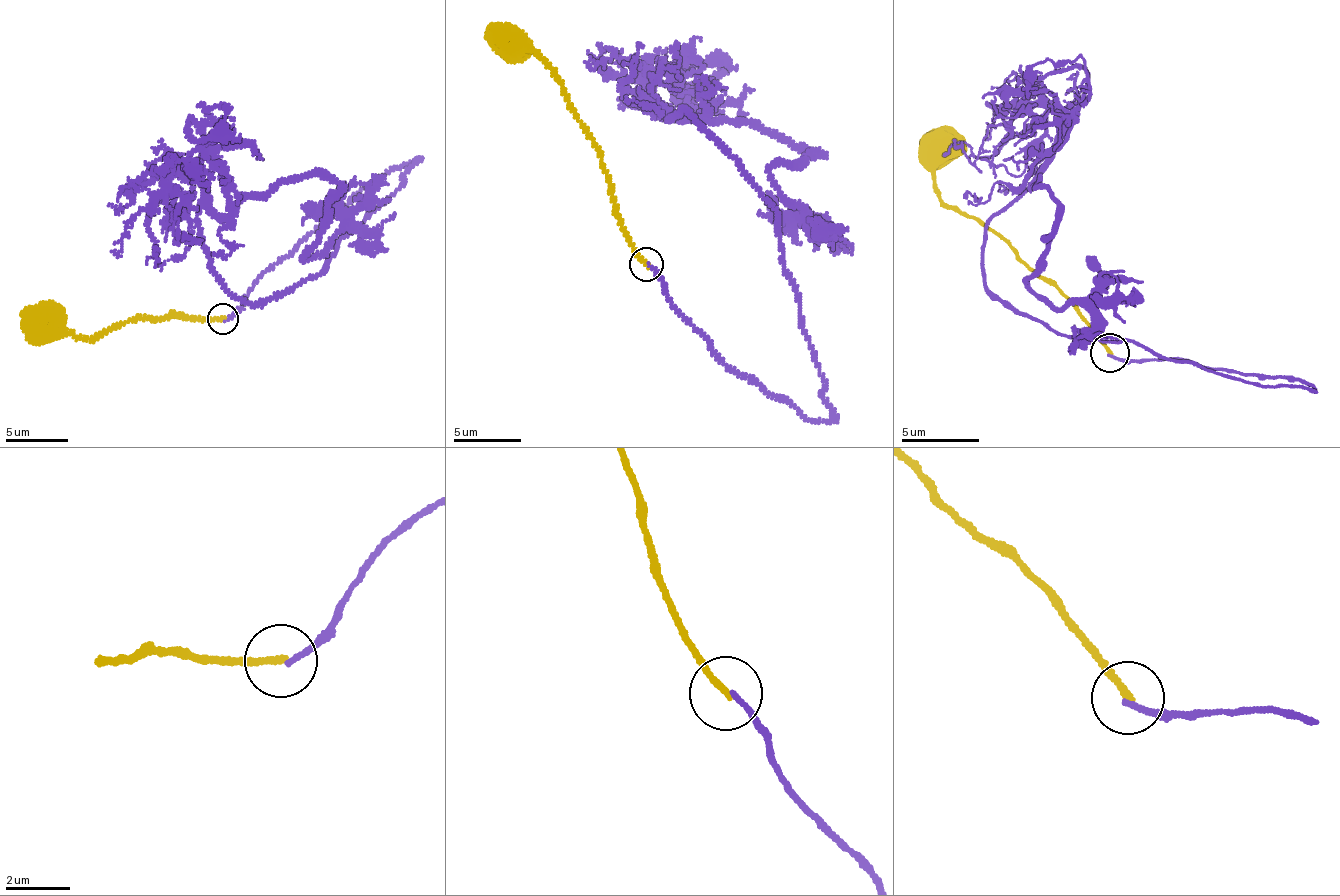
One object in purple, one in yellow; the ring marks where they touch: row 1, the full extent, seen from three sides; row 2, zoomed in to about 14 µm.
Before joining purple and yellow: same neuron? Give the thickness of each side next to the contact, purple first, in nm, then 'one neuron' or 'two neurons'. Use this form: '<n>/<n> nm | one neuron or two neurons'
140/200 nm | two neurons

